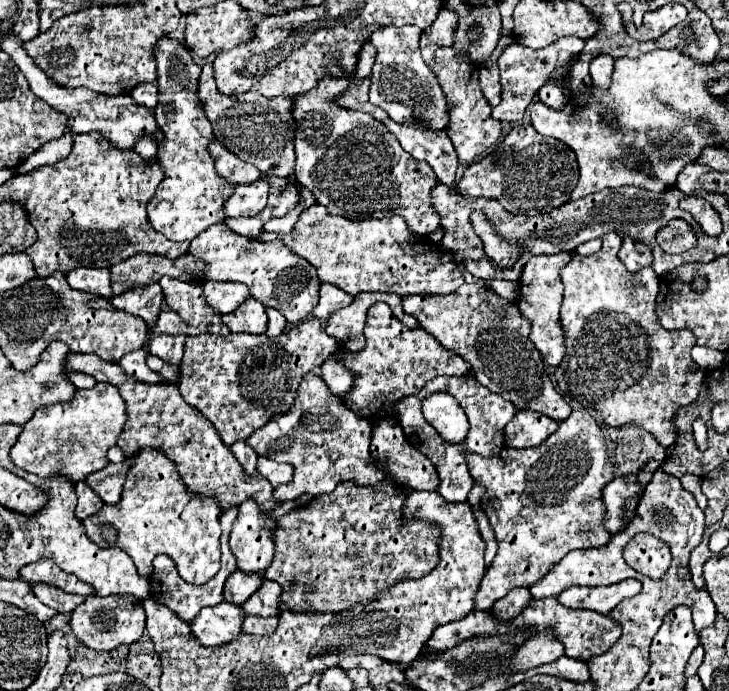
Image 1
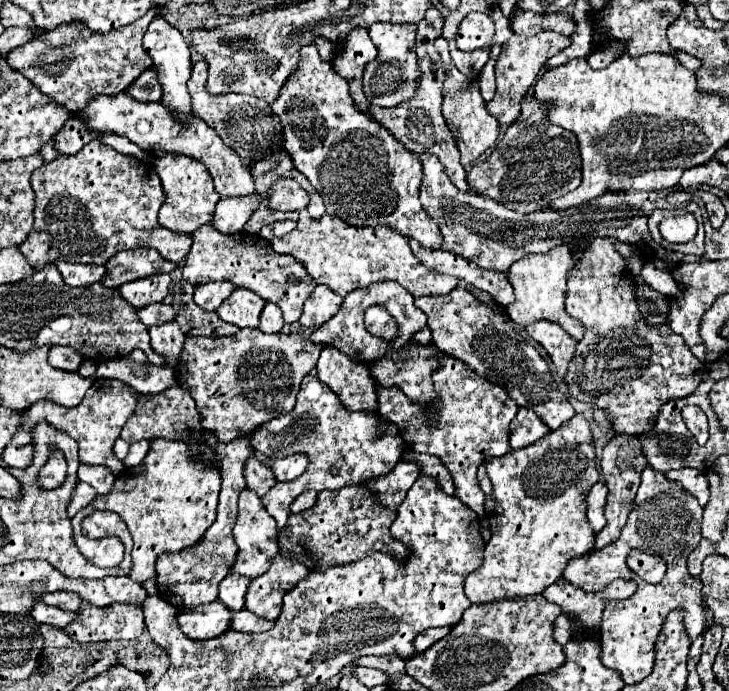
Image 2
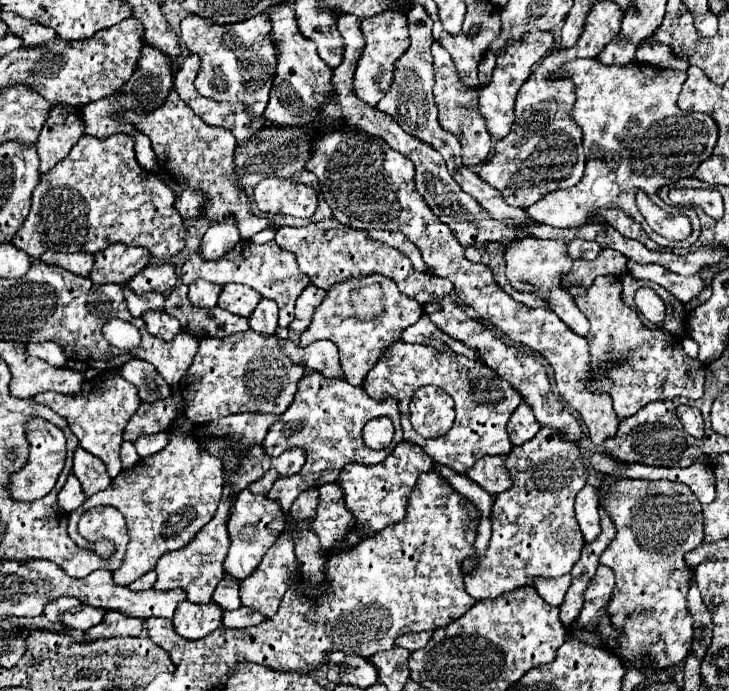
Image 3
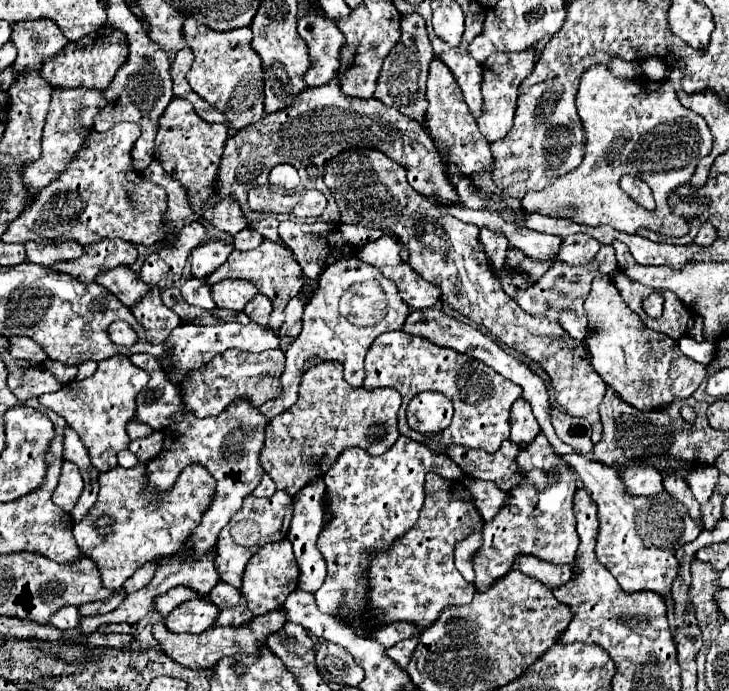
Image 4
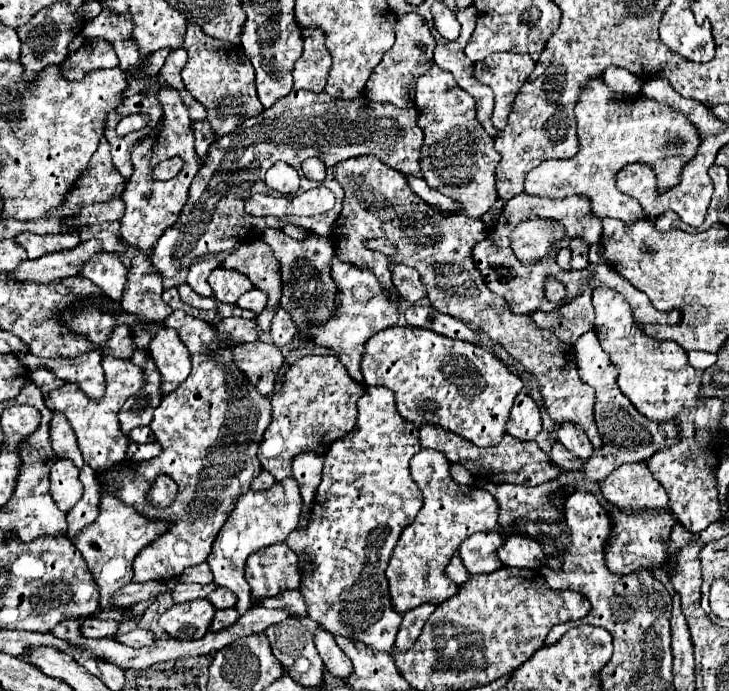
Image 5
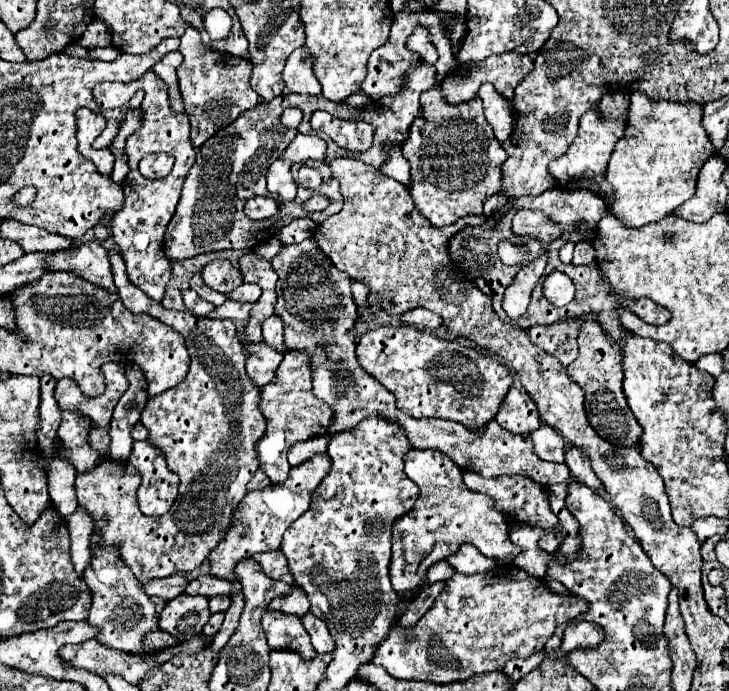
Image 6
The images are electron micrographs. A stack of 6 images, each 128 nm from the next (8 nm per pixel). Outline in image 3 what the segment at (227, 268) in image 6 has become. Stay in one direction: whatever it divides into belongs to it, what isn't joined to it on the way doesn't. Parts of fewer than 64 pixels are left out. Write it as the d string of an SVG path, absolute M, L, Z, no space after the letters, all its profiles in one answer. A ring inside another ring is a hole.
M228 284L222 288L220 298L218 298L218 306L232 312L232 314L240 314L240 316L250 316L252 310L256 308L256 304L260 302L260 294L248 286L242 284Z

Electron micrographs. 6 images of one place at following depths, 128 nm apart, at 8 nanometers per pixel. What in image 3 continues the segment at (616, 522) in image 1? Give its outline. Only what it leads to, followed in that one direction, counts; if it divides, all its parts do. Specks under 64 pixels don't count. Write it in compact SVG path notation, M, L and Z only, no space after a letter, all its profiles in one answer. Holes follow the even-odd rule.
M588 484L576 496L576 520L584 534L584 542L590 544L600 536L600 514L598 514L598 488Z

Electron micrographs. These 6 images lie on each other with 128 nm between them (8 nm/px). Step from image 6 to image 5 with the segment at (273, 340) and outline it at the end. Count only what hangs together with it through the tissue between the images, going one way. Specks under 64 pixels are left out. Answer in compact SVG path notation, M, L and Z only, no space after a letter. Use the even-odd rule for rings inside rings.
M280 308L276 312L276 316L272 318L270 336L272 336L272 340L274 340L274 344L278 348L284 348L284 346L288 346L294 340L294 336L296 336L296 324L292 322L292 318L290 318L290 314L286 310Z

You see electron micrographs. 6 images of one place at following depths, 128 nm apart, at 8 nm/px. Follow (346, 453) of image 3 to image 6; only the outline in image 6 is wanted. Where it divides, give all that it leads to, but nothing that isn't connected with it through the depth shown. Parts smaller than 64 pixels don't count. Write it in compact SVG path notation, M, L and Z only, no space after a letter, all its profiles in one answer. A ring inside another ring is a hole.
M286 352L282 364L276 370L274 382L260 388L260 412L266 418L266 432L256 442L256 454L260 460L260 470L270 478L272 484L280 484L288 478L290 464L286 452L294 442L308 440L312 436L328 432L332 410L328 408L328 404L318 400L310 392L310 388L312 388L312 376L310 376L308 358L300 352Z

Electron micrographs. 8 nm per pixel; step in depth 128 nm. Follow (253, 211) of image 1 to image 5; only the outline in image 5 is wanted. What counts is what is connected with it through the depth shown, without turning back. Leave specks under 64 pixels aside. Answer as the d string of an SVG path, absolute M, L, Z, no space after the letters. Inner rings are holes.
M204 256L202 260L196 260L190 268L188 268L188 284L190 288L206 298L216 298L212 296L212 288L208 284L208 276L214 270L214 266L220 266L220 262L214 256Z

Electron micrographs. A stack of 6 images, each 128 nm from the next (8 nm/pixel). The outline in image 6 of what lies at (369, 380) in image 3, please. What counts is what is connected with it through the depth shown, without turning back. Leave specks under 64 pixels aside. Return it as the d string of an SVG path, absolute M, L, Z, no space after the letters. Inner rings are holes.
M384 326L366 332L356 346L356 356L360 366L396 396L396 406L404 414L414 418L456 420L472 430L484 428L486 422L496 416L502 398L512 386L512 372L496 358L484 356L470 346L448 342L422 330L414 330L410 326Z

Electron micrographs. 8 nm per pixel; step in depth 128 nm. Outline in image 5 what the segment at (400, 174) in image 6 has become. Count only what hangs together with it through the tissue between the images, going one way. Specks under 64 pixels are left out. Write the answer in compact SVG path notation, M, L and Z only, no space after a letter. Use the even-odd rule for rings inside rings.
M406 176L406 180L408 180L412 192L416 192L416 194L418 194L424 202L428 202L430 206L434 204L434 206L444 208L444 210L456 210L456 208L458 208L458 204L452 202L448 196L444 196L444 194L432 190L432 188L426 184L424 178L418 178L418 176Z

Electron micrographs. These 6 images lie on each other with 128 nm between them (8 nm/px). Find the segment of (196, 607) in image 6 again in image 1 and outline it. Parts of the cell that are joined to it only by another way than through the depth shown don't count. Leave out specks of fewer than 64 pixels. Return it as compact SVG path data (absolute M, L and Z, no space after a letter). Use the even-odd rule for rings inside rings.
M230 602L202 608L196 620L190 622L192 634L204 646L220 646L234 640L242 632L244 612Z

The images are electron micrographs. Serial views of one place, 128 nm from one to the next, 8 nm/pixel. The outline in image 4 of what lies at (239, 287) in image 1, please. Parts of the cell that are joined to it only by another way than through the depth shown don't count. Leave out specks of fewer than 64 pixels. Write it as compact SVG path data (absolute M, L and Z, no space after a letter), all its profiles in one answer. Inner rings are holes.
M188 278L182 286L180 286L180 292L182 292L182 298L192 304L192 306L198 306L198 308L206 308L206 310L212 310L216 304L210 296L210 286L196 280L196 278Z

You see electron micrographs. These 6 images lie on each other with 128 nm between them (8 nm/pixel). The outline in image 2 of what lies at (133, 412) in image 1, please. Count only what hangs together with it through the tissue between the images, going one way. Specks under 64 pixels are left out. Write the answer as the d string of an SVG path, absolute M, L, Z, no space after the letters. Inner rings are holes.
M50 346L50 352L48 352L48 362L54 366L54 368L60 368L60 370L68 370L68 372L76 372L78 366L82 364L82 356L78 352L74 352L72 348L66 348L66 346ZM174 384L172 388L164 390L160 396L140 396L140 394L138 394L138 407L136 408L136 412L134 412L133 416L128 418L128 422L124 424L120 438L126 440L128 444L138 442L138 440L156 440L156 438L184 440L186 444L192 446L192 452L204 452L204 460L214 460L214 464L218 464L216 458L214 458L214 454L212 454L212 450L210 450L210 448L204 444L204 440L202 440L202 430L204 430L204 428L200 426L200 414L196 412L196 404L194 404L192 396L186 392L186 388L180 388L180 384Z

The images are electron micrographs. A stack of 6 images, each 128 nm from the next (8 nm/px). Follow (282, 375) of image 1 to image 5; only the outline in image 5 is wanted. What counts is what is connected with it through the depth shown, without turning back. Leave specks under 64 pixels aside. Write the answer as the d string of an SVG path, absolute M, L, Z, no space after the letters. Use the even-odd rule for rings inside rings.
M256 340L234 348L234 362L262 396L270 396L274 390L274 380L284 364L284 356L278 346Z

